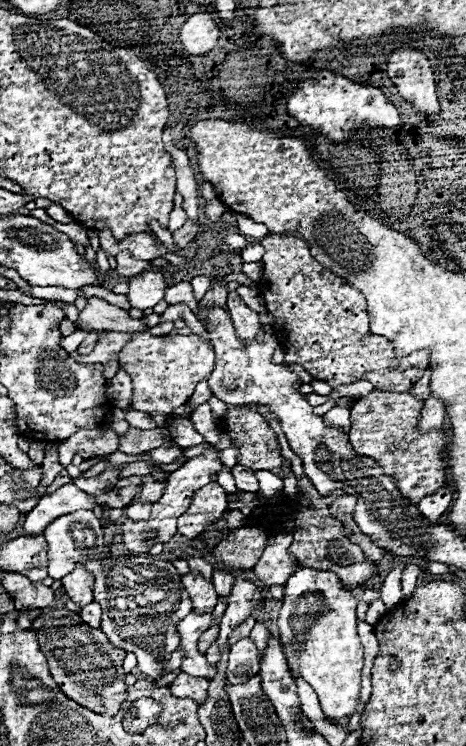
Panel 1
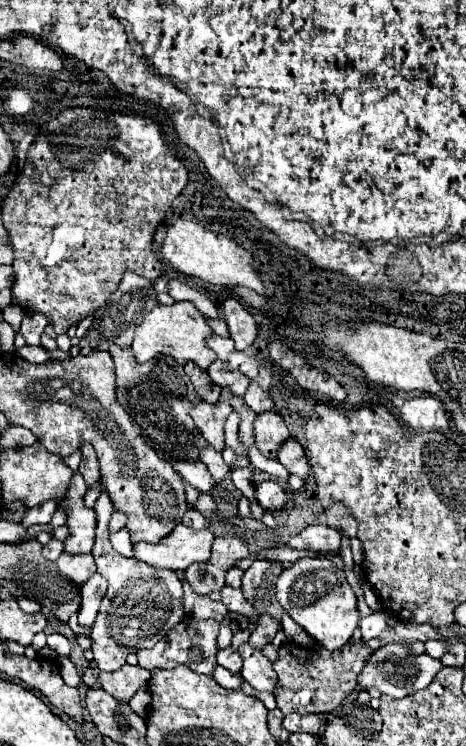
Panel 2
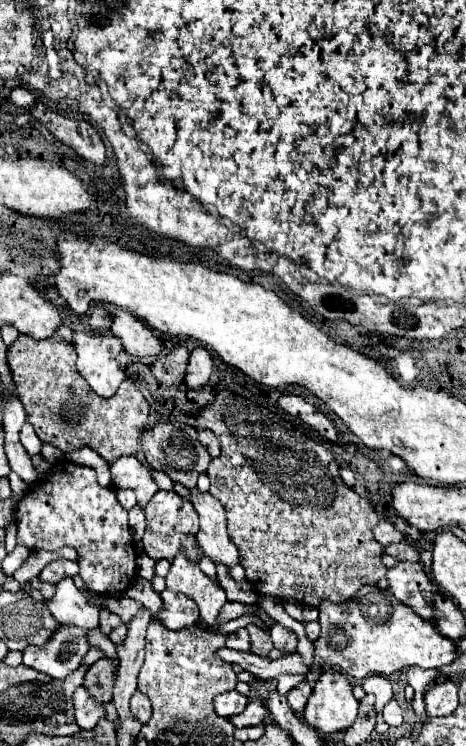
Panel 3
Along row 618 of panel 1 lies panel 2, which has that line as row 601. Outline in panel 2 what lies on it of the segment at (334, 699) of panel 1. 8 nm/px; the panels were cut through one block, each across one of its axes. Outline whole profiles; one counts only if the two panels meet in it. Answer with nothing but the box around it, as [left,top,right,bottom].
[276,558,360,650]

